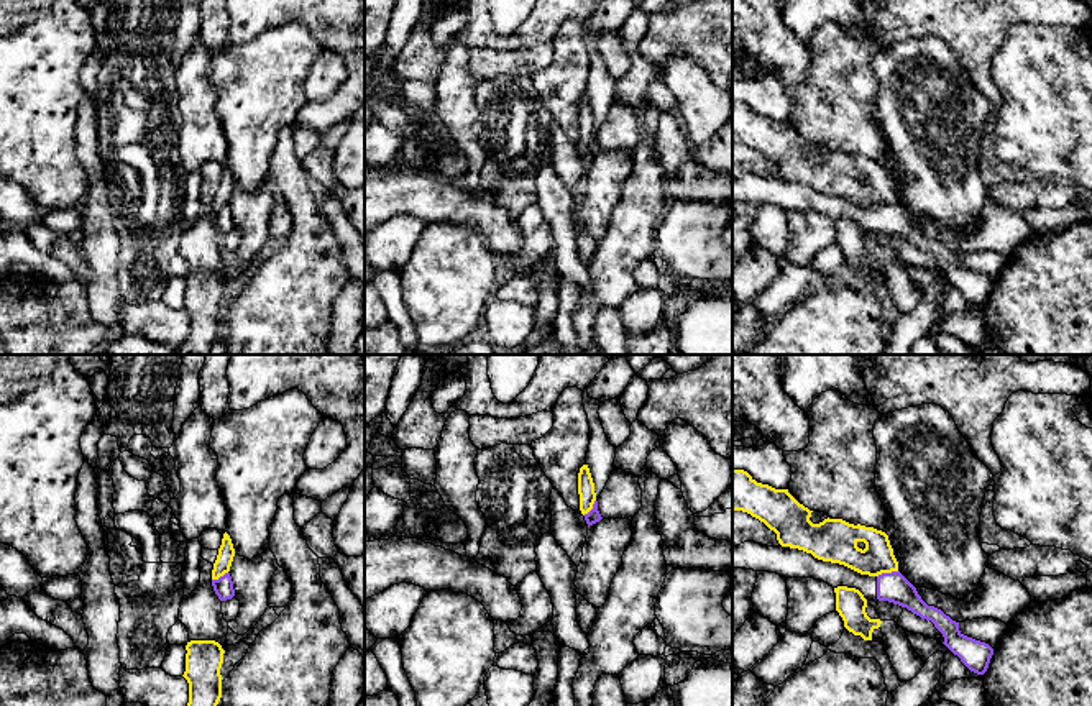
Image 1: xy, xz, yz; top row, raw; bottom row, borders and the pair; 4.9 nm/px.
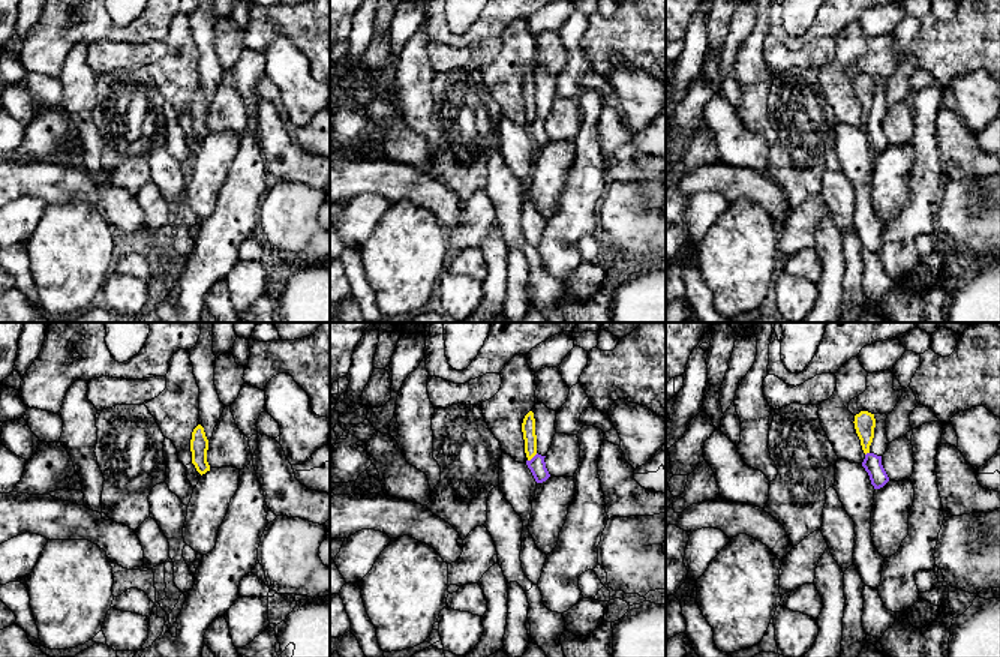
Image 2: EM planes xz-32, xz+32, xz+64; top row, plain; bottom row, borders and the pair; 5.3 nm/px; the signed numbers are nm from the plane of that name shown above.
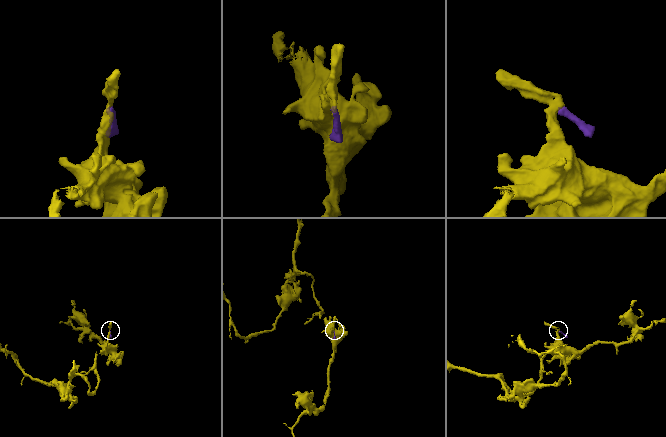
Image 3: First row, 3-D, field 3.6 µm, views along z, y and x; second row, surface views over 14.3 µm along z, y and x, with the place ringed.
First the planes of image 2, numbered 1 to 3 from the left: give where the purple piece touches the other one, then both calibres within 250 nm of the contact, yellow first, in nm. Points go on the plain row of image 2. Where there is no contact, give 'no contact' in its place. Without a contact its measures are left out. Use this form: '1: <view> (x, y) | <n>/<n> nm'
1: no contact
2: xz+32 (532, 120) | 80/90 nm
3: xz+64 (867, 116) | 110/100 nm

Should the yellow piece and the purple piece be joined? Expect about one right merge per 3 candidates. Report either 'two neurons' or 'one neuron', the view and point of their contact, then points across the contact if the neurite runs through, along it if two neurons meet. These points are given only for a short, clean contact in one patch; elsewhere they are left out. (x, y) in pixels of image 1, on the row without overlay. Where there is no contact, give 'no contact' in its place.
two neurons; contact yz (887, 204); border yz (897, 202), (877, 209)

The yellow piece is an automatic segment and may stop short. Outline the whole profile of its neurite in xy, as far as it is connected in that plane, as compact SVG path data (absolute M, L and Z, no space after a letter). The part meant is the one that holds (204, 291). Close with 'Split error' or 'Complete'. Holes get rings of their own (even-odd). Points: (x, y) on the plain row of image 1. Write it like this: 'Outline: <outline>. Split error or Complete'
Outline: M190 273L186 277L186 304L189 335L172 355L210 355L210 348L222 330L222 307L225 282L215 273Z. Complete

